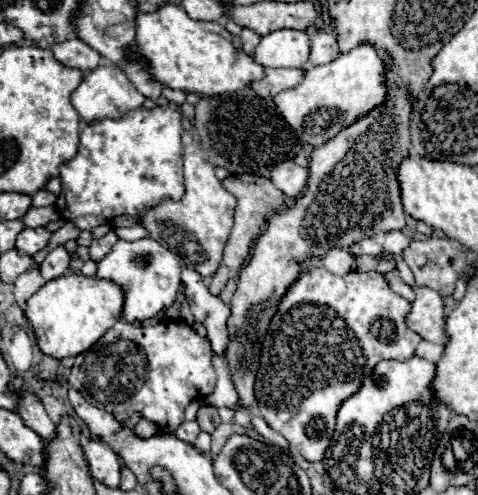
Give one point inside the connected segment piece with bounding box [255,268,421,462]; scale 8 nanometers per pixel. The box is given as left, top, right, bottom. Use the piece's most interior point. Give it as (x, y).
(333, 329)

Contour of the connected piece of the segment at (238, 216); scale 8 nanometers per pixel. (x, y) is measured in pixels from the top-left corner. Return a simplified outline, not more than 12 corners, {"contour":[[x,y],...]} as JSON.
{"contour":[[255,174],[227,176],[237,198],[223,260],[211,276],[215,296],[237,278],[267,216],[285,194]]}

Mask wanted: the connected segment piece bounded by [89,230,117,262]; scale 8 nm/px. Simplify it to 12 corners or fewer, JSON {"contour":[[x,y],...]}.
{"contour":[[109,230],[103,238],[93,240],[89,258],[101,260],[117,242],[117,234]]}

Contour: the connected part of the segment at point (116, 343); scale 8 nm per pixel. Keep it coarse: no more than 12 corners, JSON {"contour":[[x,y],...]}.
{"contour":[[117,320],[69,386],[175,432],[217,374],[185,322]]}

